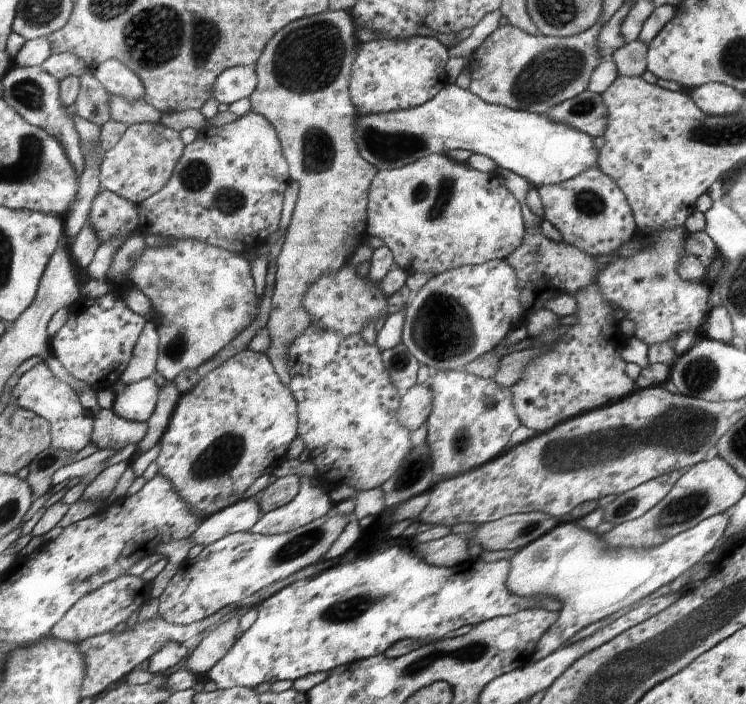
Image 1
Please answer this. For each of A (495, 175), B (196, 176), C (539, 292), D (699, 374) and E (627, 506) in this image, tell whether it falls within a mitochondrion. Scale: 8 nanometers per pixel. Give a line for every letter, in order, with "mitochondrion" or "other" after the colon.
A: other
B: mitochondrion
C: other
D: mitochondrion
E: mitochondrion

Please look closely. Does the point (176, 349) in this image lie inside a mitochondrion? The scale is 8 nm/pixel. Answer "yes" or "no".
yes

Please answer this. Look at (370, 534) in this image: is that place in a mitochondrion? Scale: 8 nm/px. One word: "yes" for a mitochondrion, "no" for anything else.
no

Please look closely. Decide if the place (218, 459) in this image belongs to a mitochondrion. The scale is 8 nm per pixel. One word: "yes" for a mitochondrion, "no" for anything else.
yes

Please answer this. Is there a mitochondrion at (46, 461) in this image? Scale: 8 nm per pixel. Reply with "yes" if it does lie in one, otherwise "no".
no

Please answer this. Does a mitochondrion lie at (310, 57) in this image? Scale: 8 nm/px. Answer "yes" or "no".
yes

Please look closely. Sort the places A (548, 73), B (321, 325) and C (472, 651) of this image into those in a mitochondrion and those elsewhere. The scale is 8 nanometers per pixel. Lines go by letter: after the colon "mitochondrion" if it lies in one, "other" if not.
A: mitochondrion
B: other
C: mitochondrion

